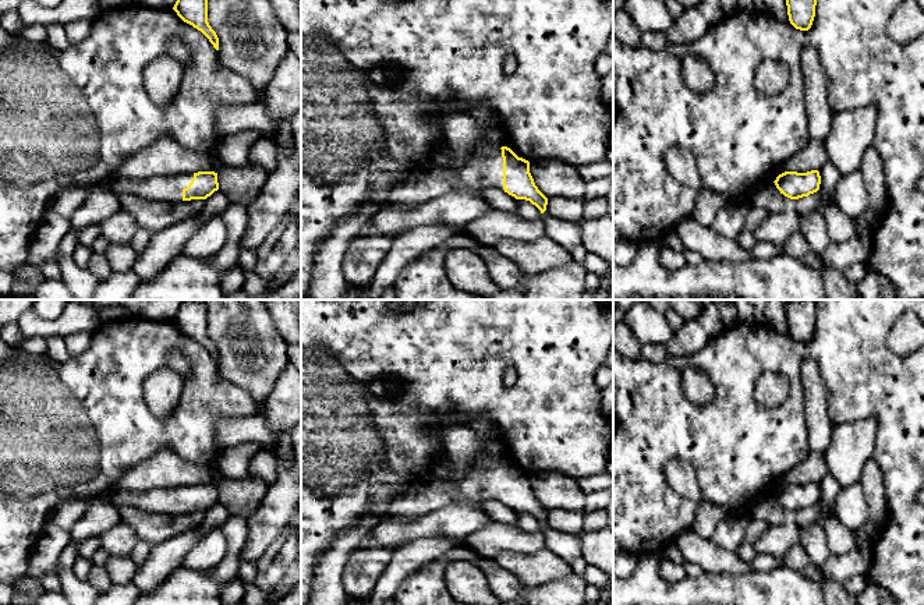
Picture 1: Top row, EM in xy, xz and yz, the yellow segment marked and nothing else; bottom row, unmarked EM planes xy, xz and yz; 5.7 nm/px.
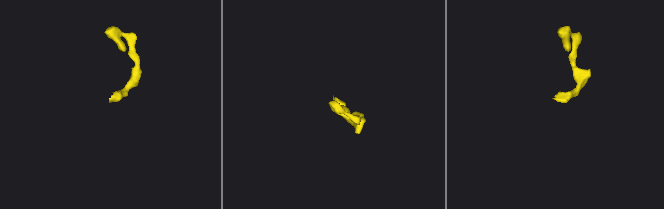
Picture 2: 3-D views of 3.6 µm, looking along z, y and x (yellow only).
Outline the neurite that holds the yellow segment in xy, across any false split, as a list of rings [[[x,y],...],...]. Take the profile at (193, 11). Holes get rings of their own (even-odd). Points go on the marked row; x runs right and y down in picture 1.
[[[177,0],[173,10],[184,22],[201,31],[219,50],[219,38],[208,22],[208,0]]]

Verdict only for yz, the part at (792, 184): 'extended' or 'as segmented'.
as segmented

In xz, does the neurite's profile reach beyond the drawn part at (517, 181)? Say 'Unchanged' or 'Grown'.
Grown

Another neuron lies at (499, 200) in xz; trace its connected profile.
[[[489,187],[478,191],[478,194],[492,206],[502,212],[517,212],[517,201],[500,188]]]

